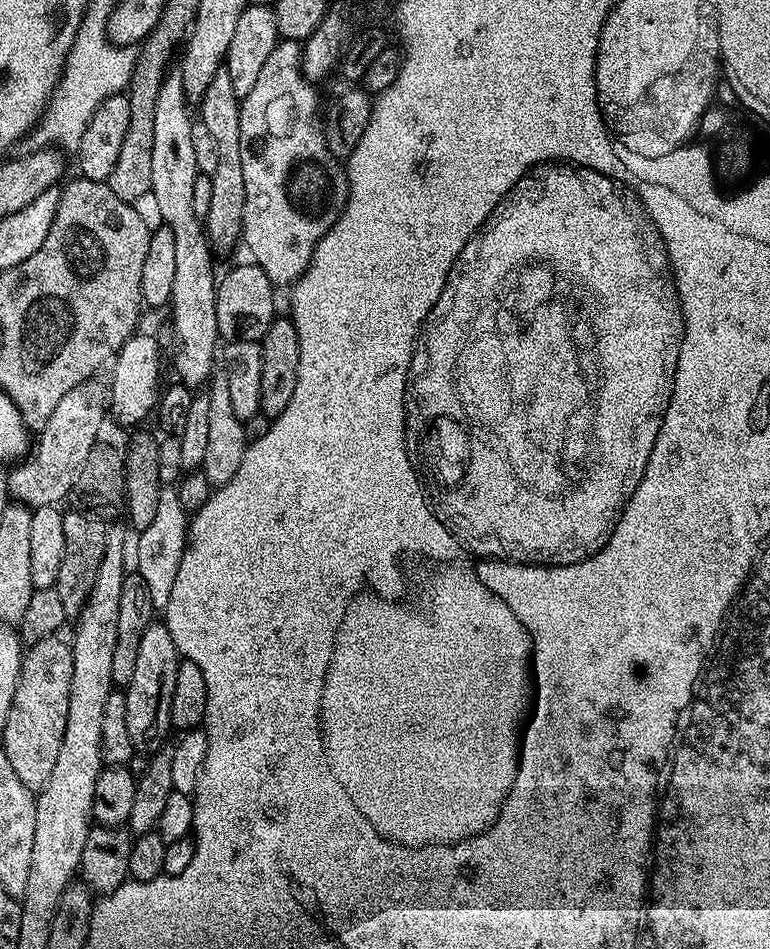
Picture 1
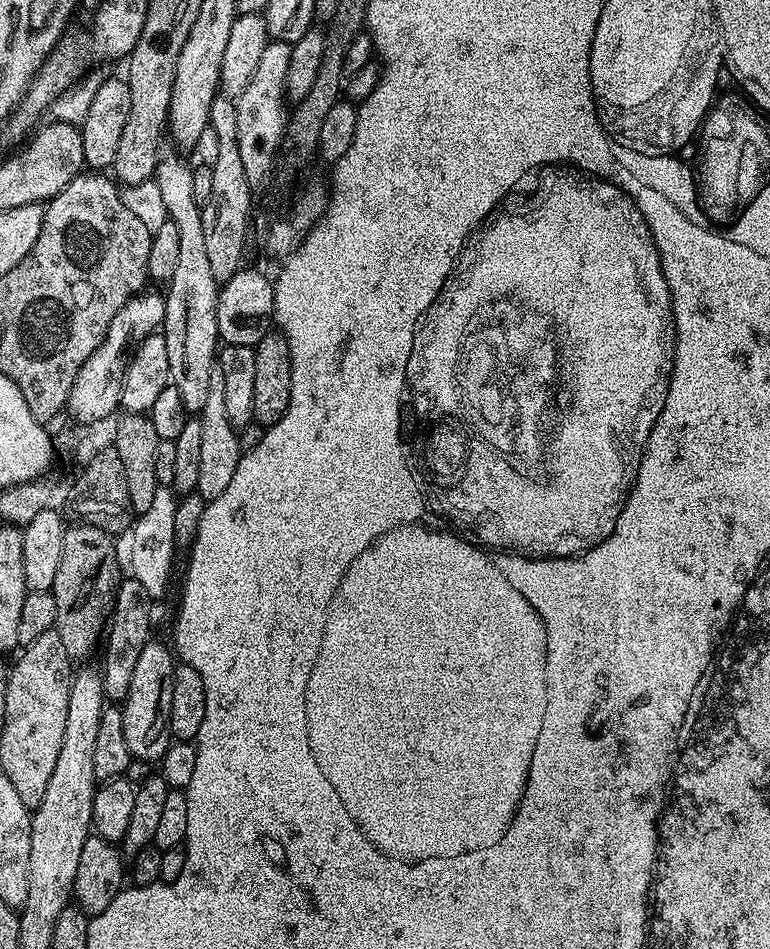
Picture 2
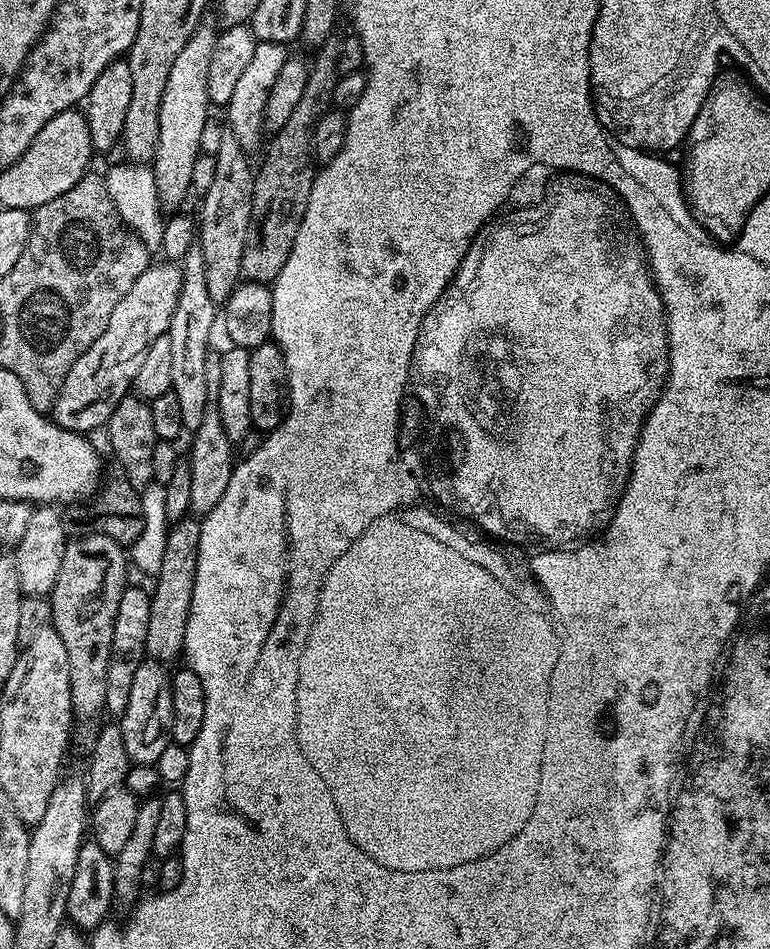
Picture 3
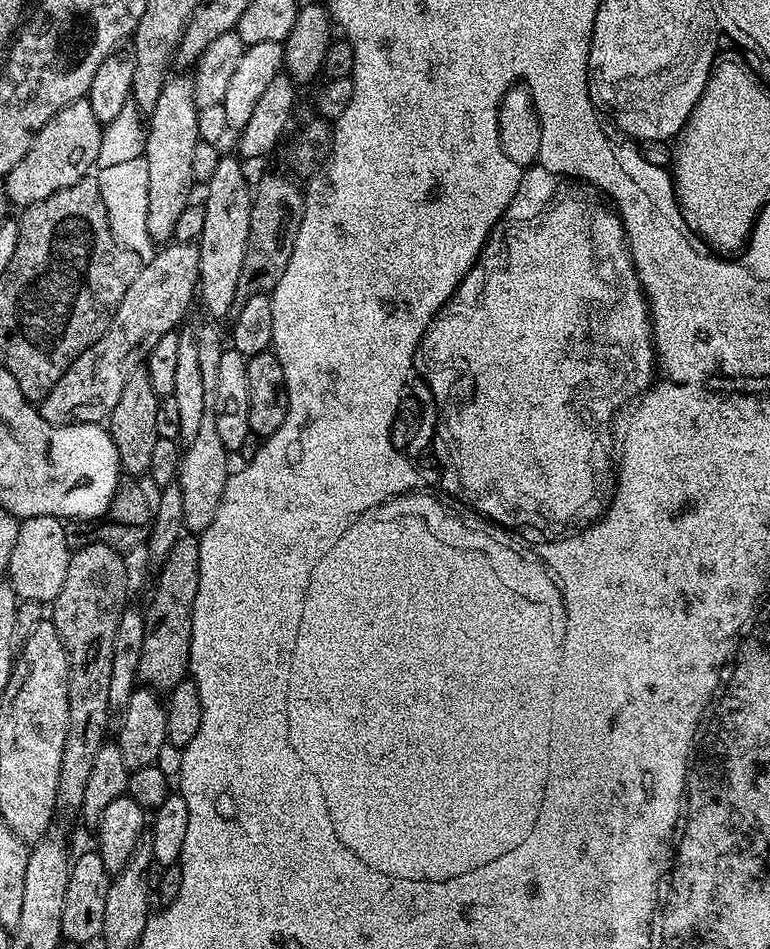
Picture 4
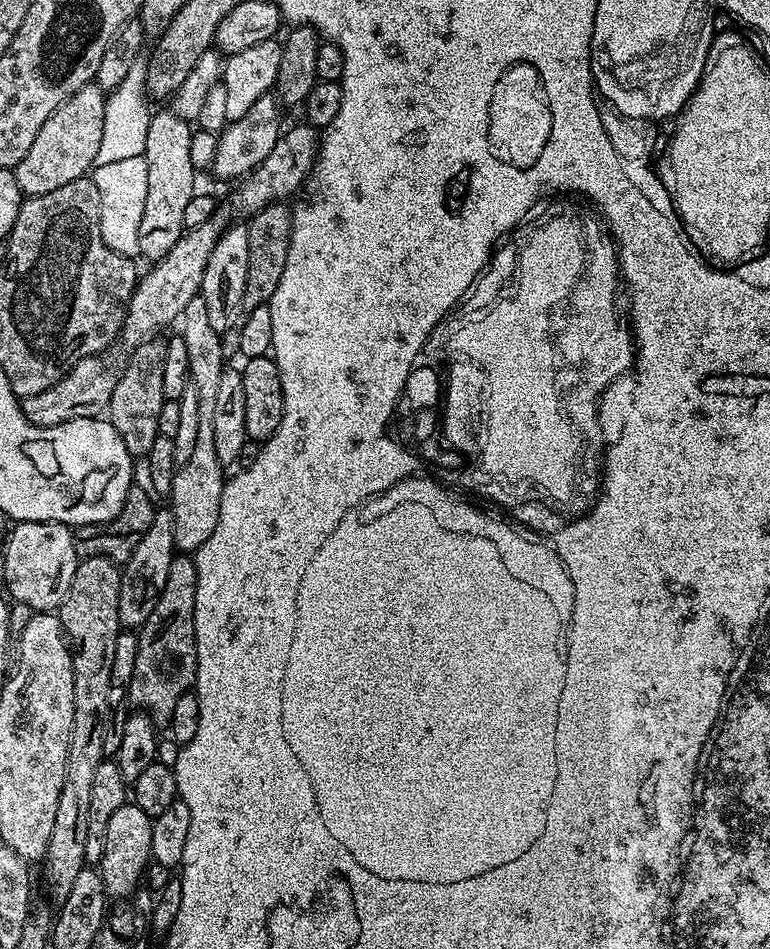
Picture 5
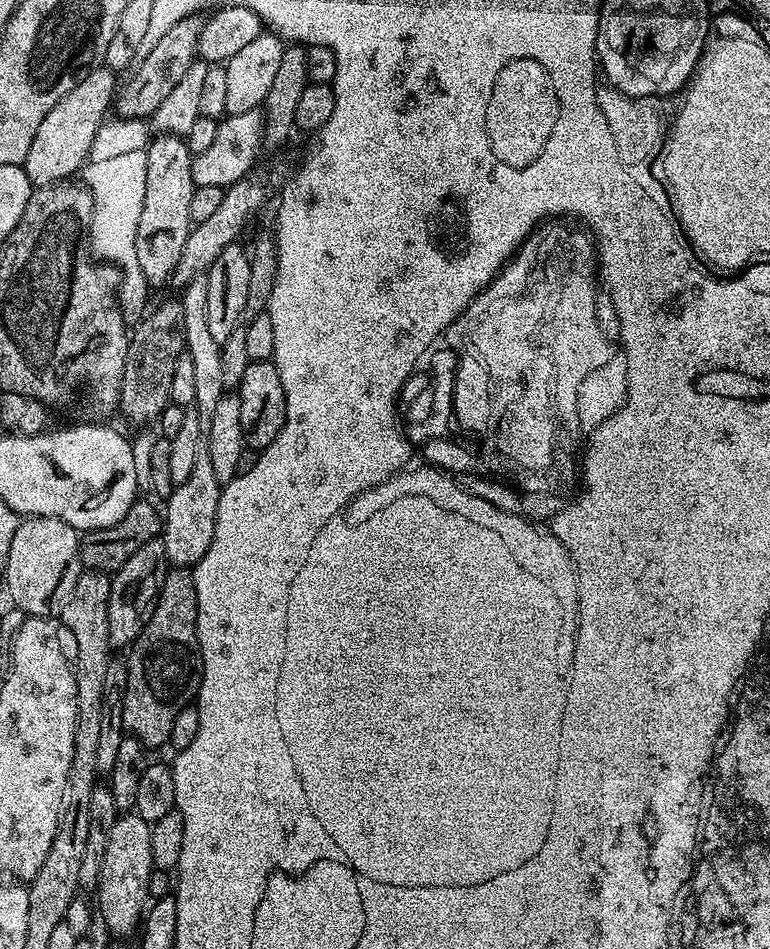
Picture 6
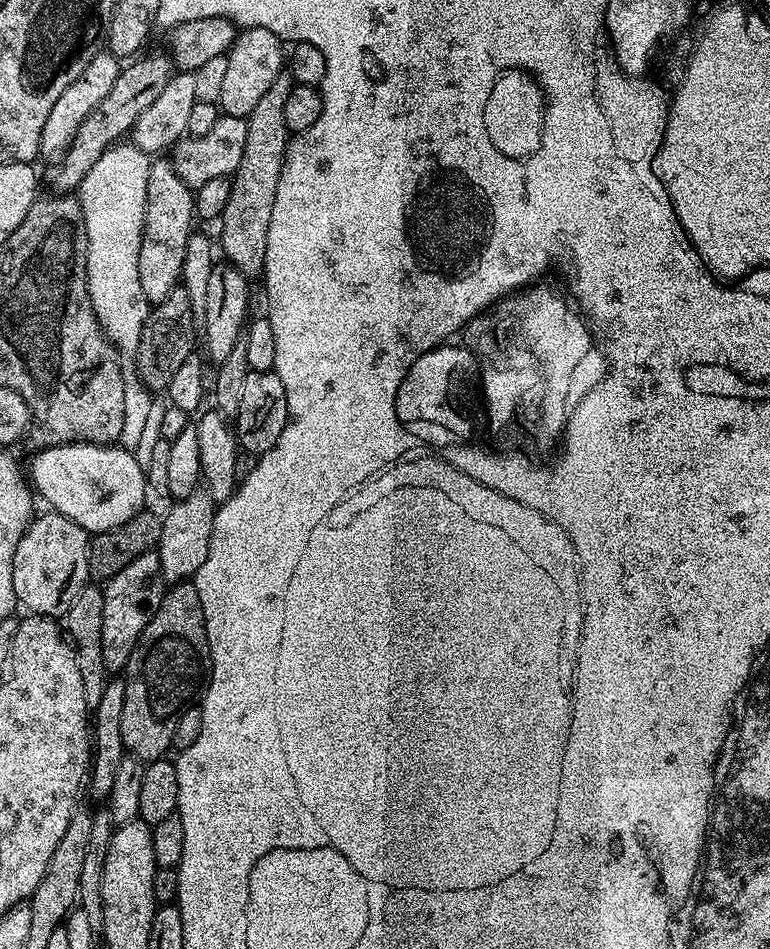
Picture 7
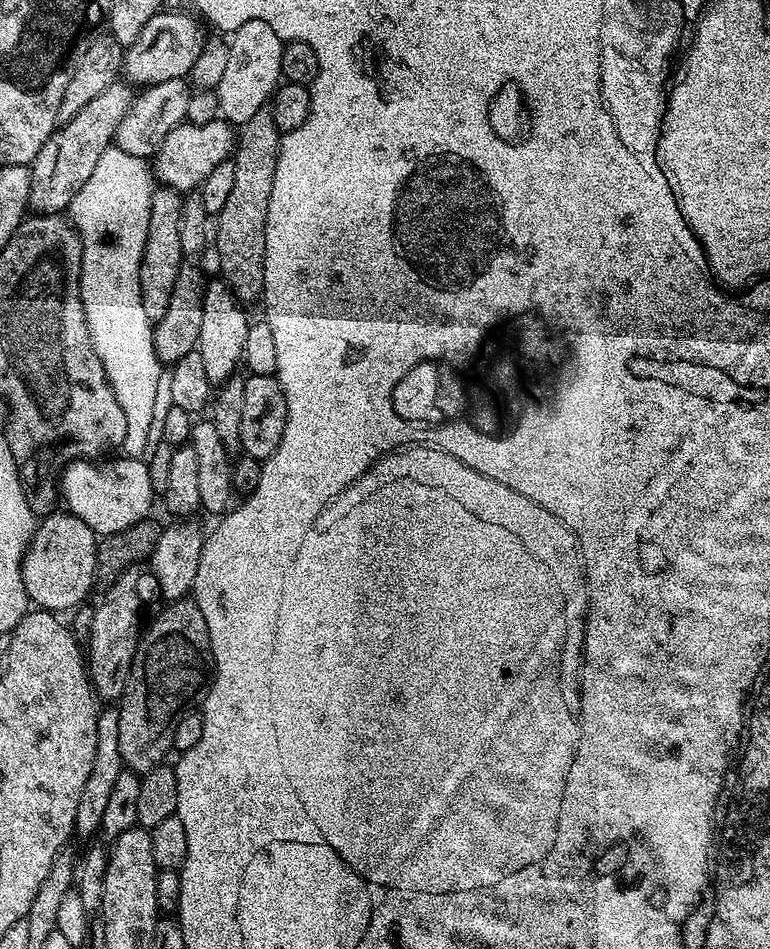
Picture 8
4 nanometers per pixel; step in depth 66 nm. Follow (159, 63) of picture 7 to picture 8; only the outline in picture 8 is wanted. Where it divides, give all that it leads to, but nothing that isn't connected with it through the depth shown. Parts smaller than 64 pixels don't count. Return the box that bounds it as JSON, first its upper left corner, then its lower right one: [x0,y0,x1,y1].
[28,78,133,216]

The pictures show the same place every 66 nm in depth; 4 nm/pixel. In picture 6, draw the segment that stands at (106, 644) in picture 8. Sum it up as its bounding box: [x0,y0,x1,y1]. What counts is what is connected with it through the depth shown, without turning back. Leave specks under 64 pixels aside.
[108,538,169,649]

